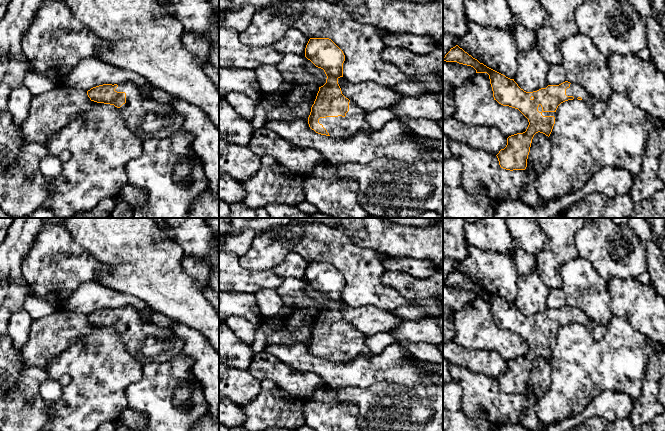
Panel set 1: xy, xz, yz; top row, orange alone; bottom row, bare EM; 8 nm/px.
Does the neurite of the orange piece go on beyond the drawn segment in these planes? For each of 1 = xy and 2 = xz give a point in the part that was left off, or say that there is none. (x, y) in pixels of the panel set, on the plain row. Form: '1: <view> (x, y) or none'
1: xy (145, 341)
2: xz (355, 345)

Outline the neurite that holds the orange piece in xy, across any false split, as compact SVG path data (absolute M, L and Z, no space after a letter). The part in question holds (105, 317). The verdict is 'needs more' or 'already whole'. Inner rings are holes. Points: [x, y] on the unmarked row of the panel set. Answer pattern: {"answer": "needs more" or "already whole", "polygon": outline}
{"answer": "needs more", "polygon": "M132 305L99 309L88 314L87 319L91 325L117 331L127 351L142 365L167 362L180 355L184 347L169 328L143 322Z"}

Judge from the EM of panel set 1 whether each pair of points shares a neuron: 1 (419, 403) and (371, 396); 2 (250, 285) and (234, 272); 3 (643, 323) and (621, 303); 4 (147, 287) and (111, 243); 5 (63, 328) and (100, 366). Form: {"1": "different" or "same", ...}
{"1": "same", "2": "same", "3": "same", "4": "same", "5": "different"}

